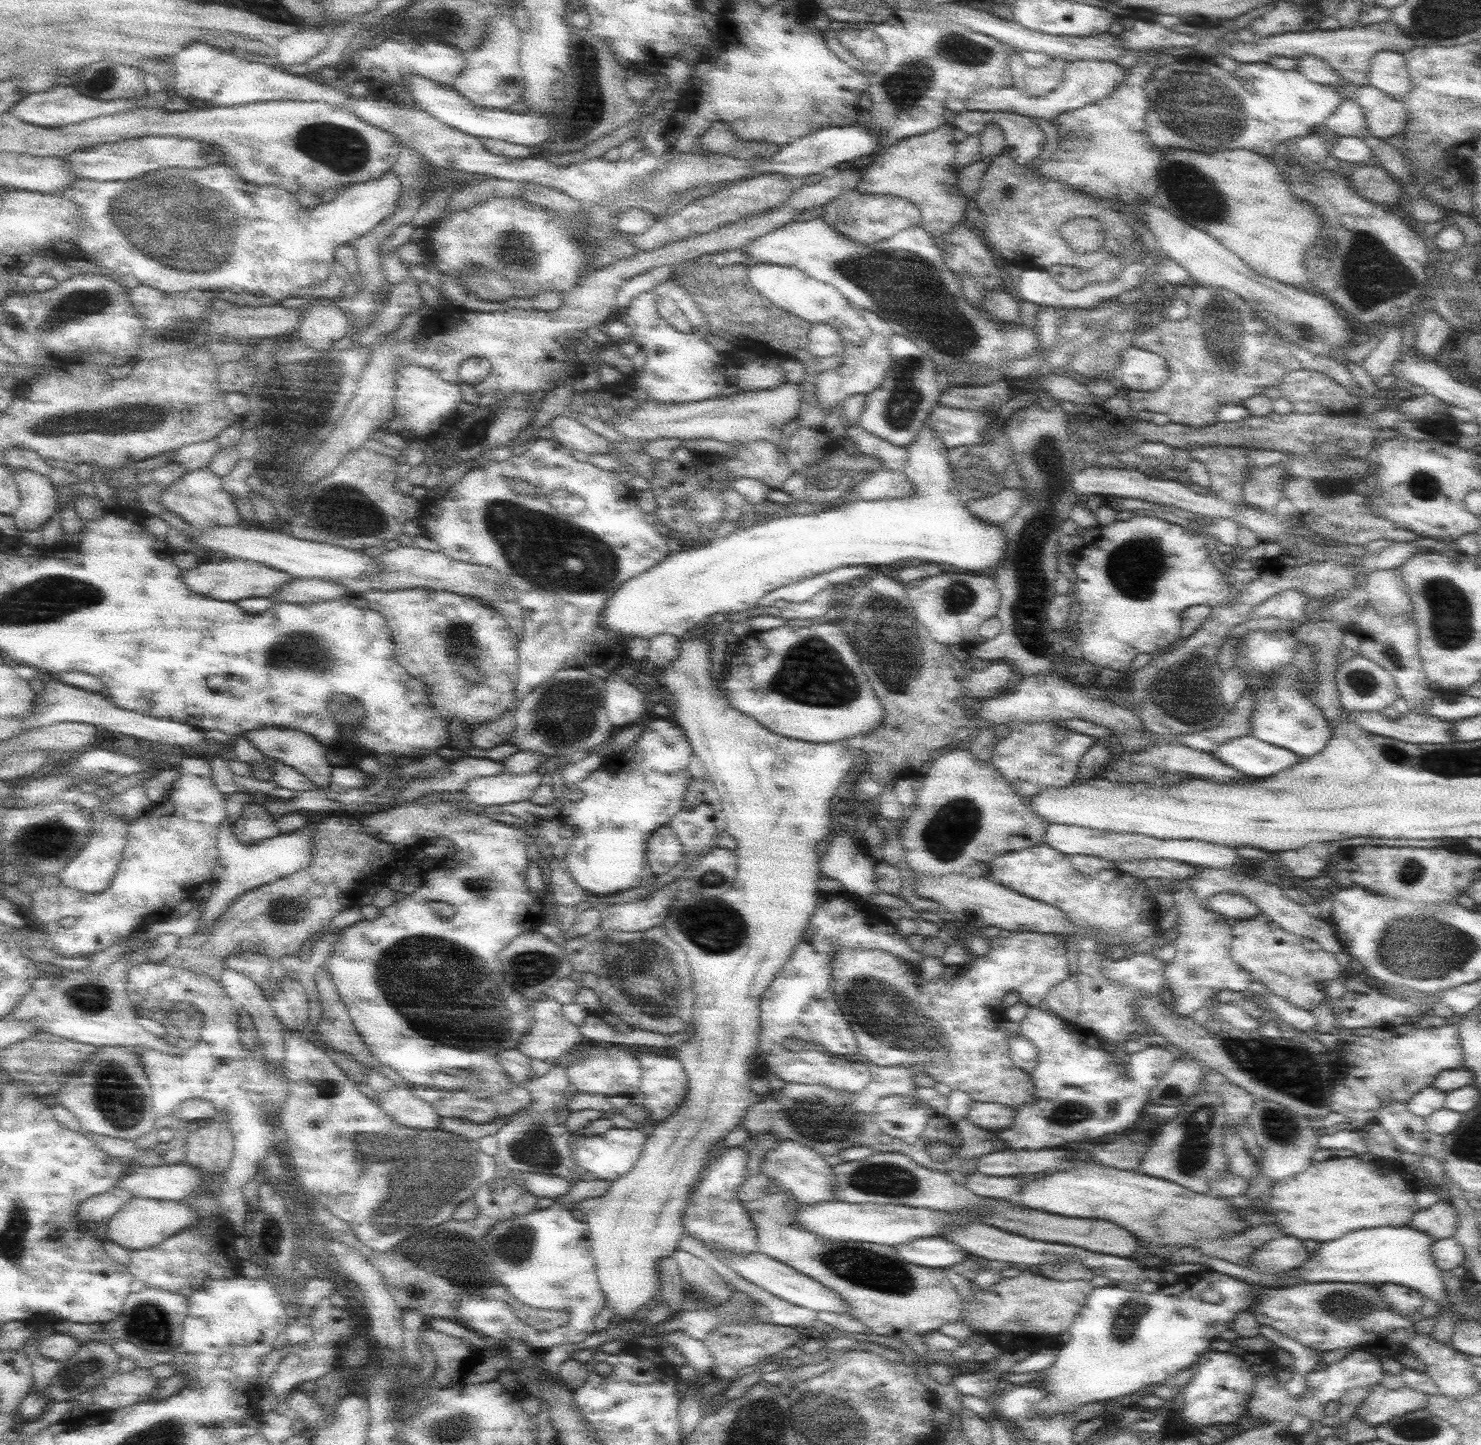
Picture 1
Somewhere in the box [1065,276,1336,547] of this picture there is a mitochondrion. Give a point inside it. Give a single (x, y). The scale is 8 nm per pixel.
(1219, 326)

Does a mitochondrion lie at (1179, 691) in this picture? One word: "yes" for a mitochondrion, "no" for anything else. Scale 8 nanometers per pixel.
yes

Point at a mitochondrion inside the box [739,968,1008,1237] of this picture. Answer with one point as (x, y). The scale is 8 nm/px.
(881, 1008)

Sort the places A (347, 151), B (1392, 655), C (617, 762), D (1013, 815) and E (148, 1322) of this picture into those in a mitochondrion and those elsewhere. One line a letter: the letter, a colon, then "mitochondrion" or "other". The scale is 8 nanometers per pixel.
A: mitochondrion
B: mitochondrion
C: other
D: other
E: mitochondrion

